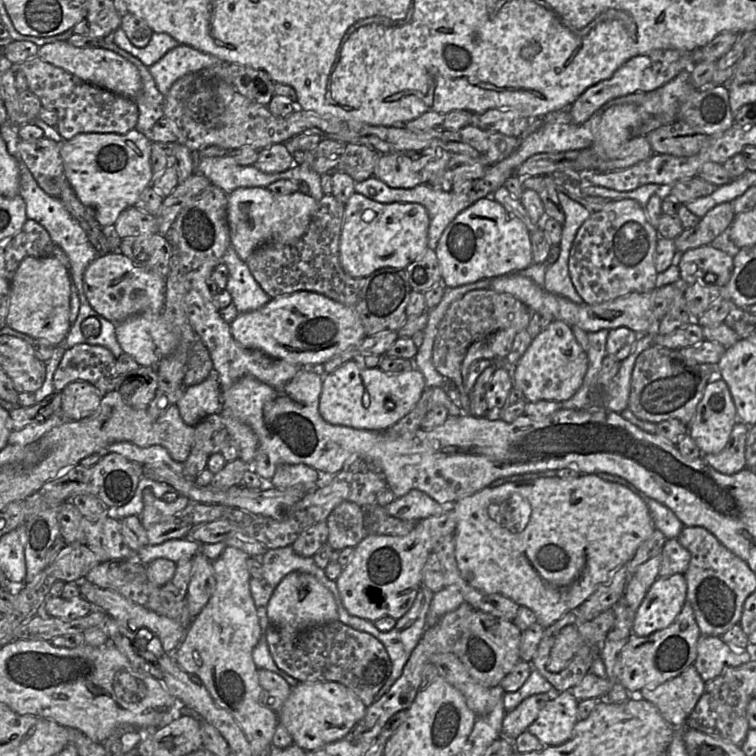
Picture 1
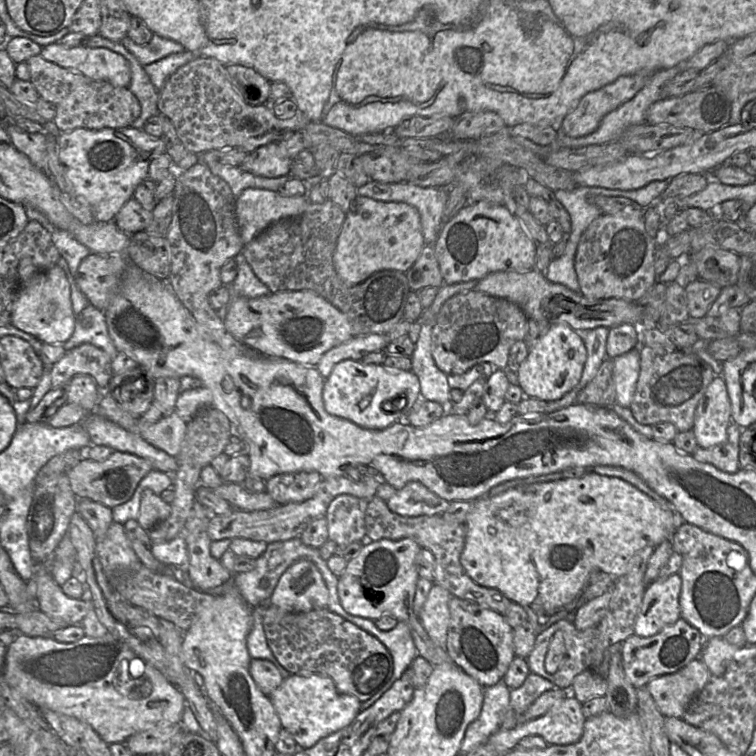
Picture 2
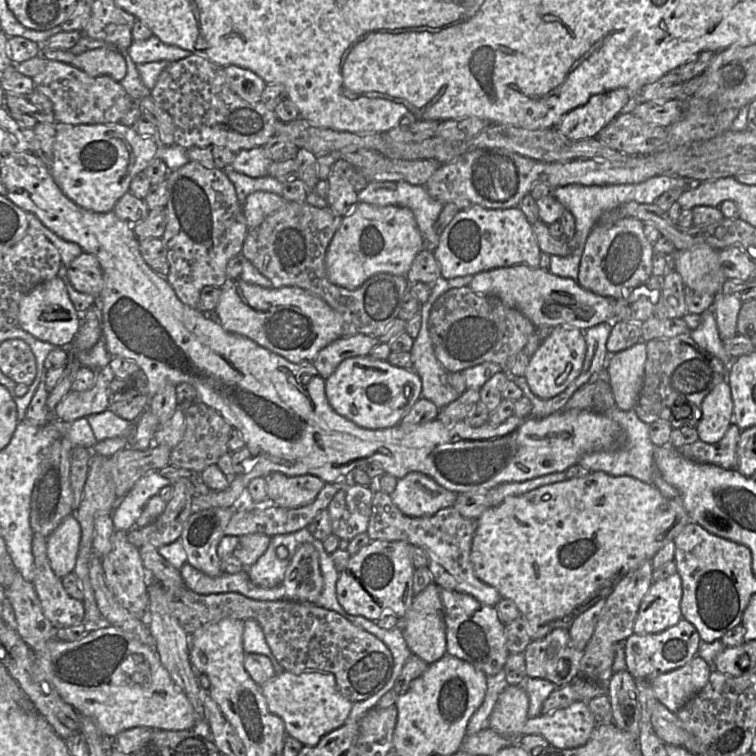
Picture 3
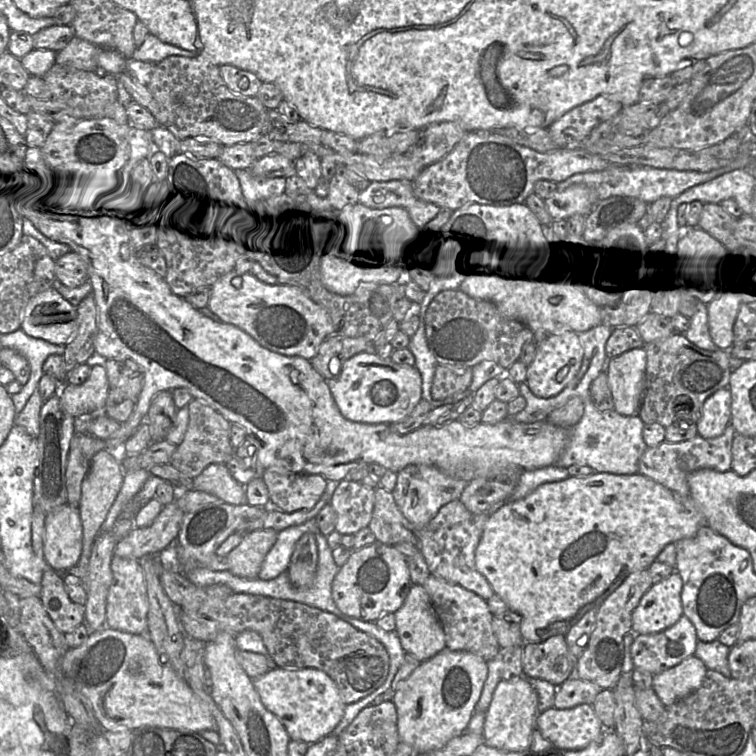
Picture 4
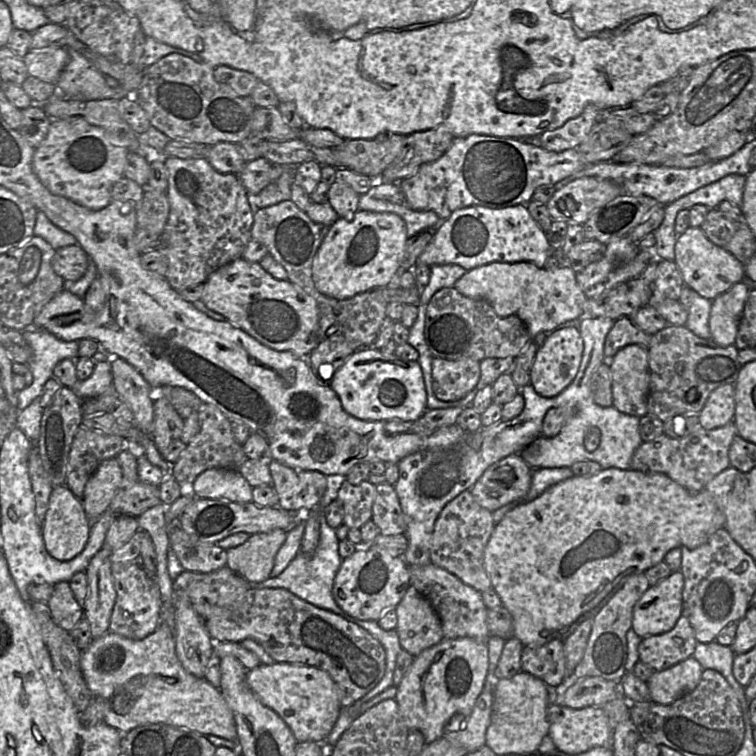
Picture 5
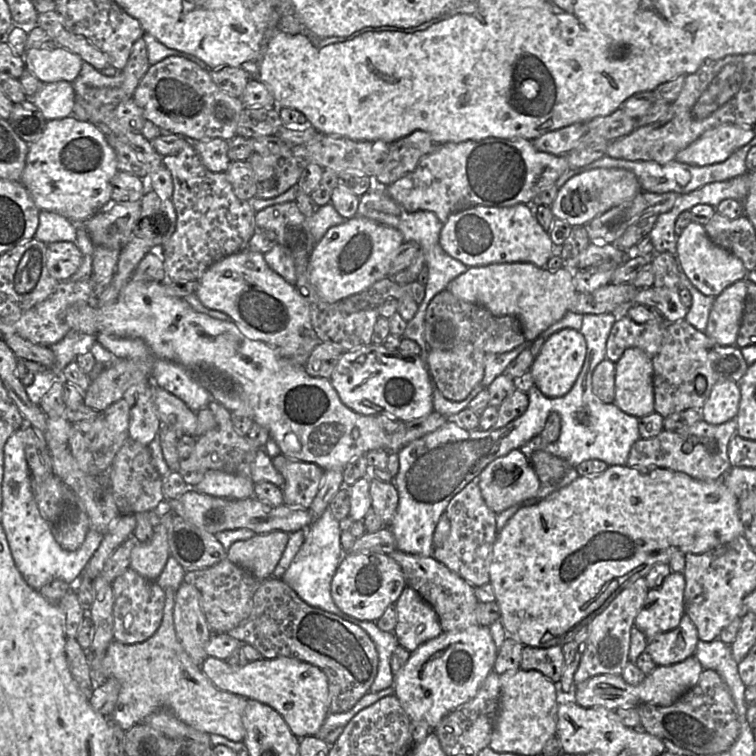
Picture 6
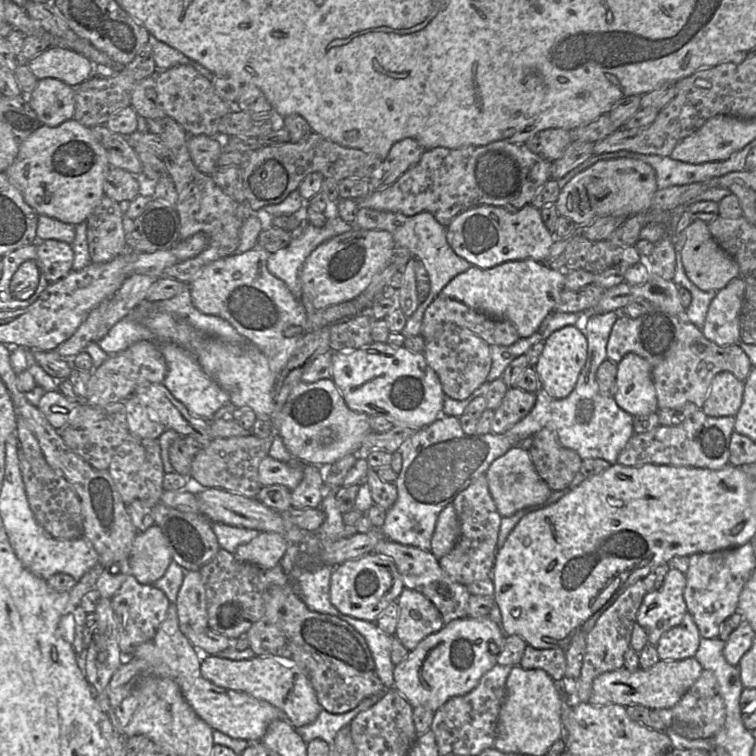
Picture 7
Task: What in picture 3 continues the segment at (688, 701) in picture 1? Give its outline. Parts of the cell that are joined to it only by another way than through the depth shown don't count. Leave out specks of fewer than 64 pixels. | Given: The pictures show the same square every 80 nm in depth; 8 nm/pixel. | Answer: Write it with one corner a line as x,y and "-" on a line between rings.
696,655
684,666
660,674
654,678
651,681
651,686
657,701
662,703
672,713
676,714
676,712
680,710
691,697
705,687
711,671
712,668
706,663
706,661

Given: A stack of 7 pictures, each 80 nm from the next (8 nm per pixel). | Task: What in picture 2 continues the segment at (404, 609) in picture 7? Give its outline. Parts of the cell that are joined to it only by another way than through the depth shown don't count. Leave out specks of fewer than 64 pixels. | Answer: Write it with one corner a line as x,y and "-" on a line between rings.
433,583
418,615
431,640
444,649
446,649
447,632
450,623
450,597
451,593
448,590

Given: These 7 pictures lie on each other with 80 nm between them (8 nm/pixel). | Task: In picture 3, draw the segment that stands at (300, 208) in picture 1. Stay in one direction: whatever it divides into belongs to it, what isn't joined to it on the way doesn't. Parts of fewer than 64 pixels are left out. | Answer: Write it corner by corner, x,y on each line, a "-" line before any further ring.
256,191
249,194
242,205
248,229
259,226
267,216
286,203
281,195
271,192

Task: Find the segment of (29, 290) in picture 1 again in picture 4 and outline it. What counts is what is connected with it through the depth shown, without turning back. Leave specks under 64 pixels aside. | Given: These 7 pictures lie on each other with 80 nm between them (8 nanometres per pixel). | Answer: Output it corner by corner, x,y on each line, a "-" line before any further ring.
51,287
28,303
22,330
56,345
66,345
78,326
77,308

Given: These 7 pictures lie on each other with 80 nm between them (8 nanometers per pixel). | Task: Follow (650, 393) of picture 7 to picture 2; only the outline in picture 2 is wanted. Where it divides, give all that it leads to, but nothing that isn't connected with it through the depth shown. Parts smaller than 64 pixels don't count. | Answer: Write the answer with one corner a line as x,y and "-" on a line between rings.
636,347
612,360
616,403
630,407
640,372
640,349

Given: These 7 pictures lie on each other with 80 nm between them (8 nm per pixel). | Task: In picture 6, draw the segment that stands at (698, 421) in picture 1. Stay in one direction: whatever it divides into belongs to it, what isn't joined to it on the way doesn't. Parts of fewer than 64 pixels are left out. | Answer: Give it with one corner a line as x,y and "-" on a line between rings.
725,380
716,383
701,408
701,418
708,424
719,425
735,419
741,393
739,383

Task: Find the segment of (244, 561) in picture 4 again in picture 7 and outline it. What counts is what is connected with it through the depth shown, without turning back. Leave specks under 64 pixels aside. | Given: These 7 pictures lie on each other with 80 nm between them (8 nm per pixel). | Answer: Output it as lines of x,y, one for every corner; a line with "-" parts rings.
260,532
249,543
239,545
234,556
241,561
270,569
280,563
289,543
275,532

